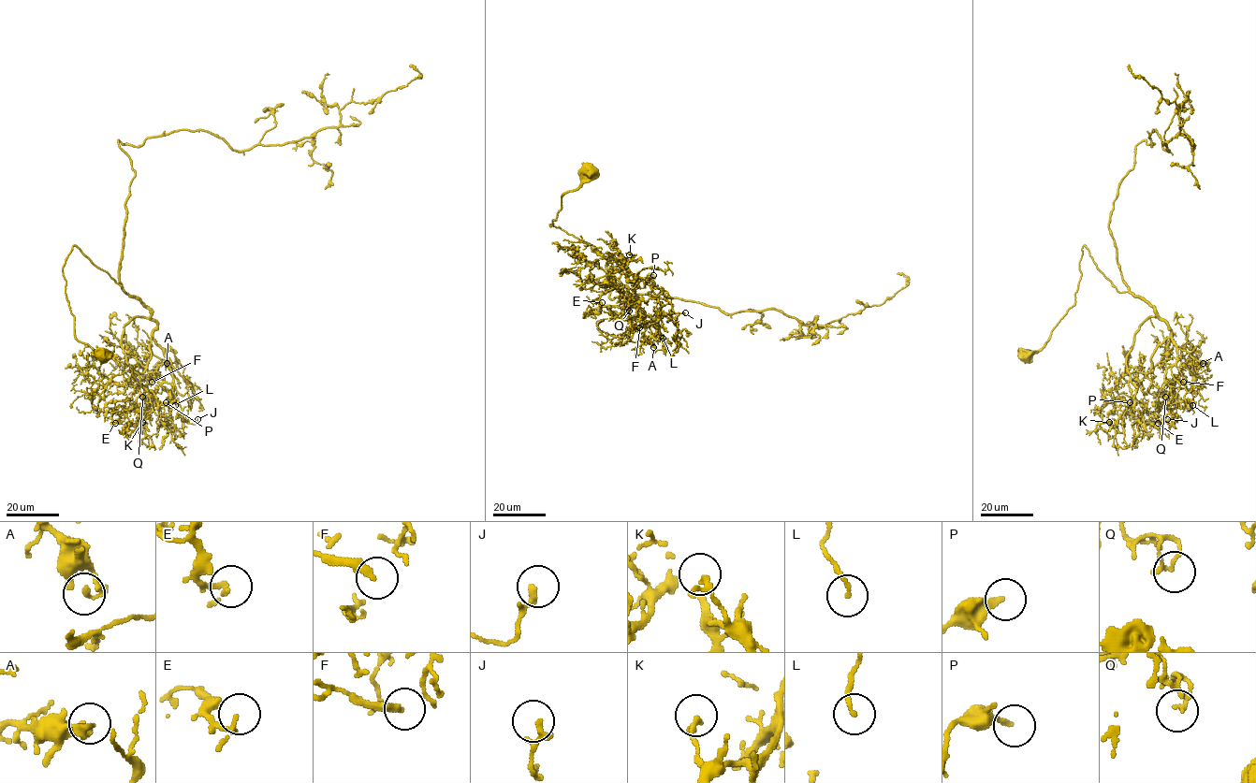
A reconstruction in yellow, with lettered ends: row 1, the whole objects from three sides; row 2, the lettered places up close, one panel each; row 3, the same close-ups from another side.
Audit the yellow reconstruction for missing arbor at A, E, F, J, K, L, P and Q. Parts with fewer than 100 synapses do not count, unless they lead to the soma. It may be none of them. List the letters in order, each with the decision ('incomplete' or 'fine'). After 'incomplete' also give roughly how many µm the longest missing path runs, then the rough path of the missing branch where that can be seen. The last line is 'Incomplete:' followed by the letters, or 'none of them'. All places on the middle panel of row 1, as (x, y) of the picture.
A: fine
E: fine
F: fine
J: fine
K: fine
L: fine
P: fine
Q: fine
Incomplete: none of them

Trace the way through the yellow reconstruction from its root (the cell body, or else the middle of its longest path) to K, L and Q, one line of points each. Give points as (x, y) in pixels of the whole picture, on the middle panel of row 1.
K: (586, 167), (550, 225), (606, 256), (635, 304), (608, 280), (614, 271), (645, 279), (626, 268), (629, 254)
L: (586, 167), (550, 225), (609, 260), (640, 316), (656, 322), (661, 310), (663, 338)
Q: (586, 167), (550, 225), (609, 260), (644, 311), (622, 291), (629, 311)

